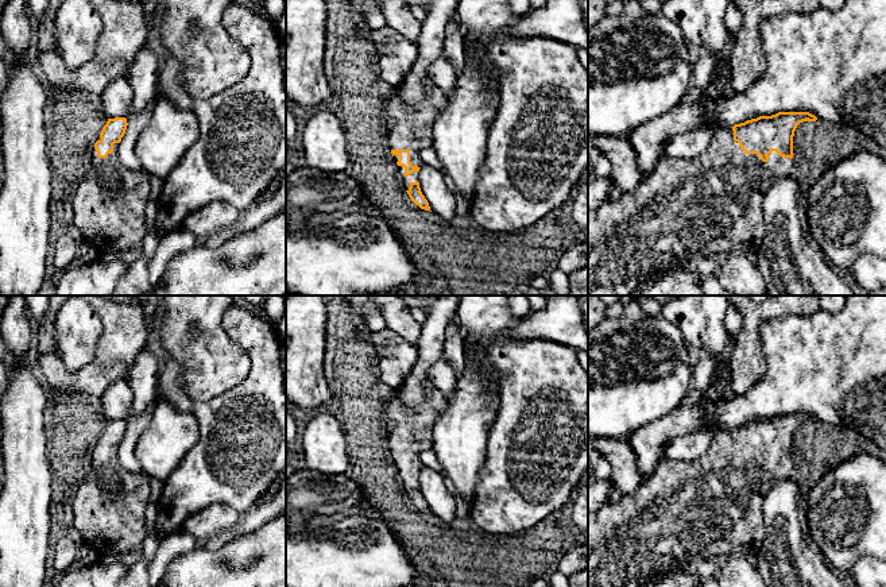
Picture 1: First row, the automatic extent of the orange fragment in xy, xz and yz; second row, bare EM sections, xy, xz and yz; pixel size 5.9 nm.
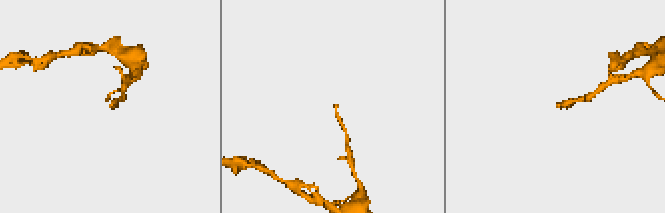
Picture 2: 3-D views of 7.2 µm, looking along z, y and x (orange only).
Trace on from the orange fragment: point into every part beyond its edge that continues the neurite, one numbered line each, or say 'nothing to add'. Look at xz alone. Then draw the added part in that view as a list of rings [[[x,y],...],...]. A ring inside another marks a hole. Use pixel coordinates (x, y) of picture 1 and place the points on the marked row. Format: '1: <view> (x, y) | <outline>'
1: xz (410, 128) | [[[430,80],[423,99],[415,107],[406,105],[396,94],[398,86],[386,104],[390,150],[409,150],[410,163],[421,167],[421,151],[434,146],[433,125],[448,99]]]

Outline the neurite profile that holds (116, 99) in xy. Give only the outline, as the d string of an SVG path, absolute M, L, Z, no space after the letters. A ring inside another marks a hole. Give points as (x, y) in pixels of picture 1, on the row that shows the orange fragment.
M127 78L111 82L100 94L101 107L108 119L128 117L131 112L132 90Z

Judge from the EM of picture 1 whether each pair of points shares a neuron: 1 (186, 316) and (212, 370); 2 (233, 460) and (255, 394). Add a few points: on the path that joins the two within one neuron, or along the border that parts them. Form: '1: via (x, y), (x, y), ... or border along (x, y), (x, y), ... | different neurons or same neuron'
1: via (185, 329), (188, 340), (204, 356) | same neuron
2: via (244, 444), (255, 429), (255, 410) | same neuron

